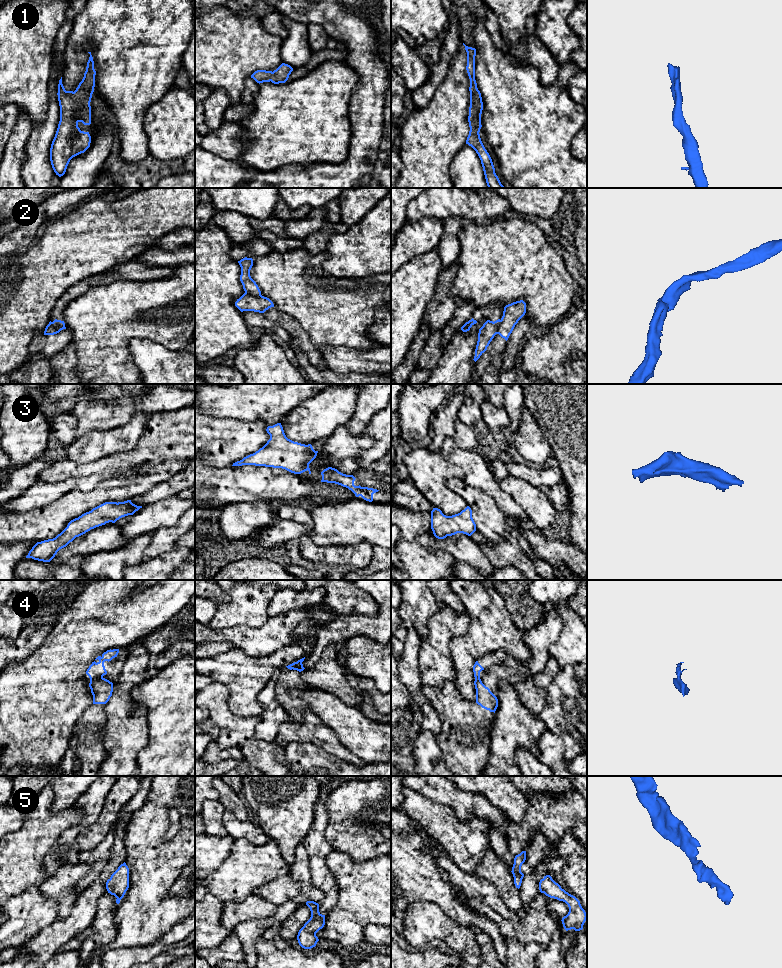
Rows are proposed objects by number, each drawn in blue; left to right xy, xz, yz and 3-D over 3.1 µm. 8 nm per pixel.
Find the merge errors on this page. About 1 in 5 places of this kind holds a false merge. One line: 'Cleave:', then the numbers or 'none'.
Cleave: 2, 4

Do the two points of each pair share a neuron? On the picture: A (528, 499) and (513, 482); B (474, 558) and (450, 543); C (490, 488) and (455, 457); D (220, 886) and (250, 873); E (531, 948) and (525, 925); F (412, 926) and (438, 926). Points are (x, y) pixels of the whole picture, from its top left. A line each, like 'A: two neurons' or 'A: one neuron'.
A: one neuron
B: one neuron
C: one neuron
D: one neuron
E: two neurons
F: one neuron

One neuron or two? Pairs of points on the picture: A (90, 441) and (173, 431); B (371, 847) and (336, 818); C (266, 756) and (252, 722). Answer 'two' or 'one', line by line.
A: two
B: one
C: one

